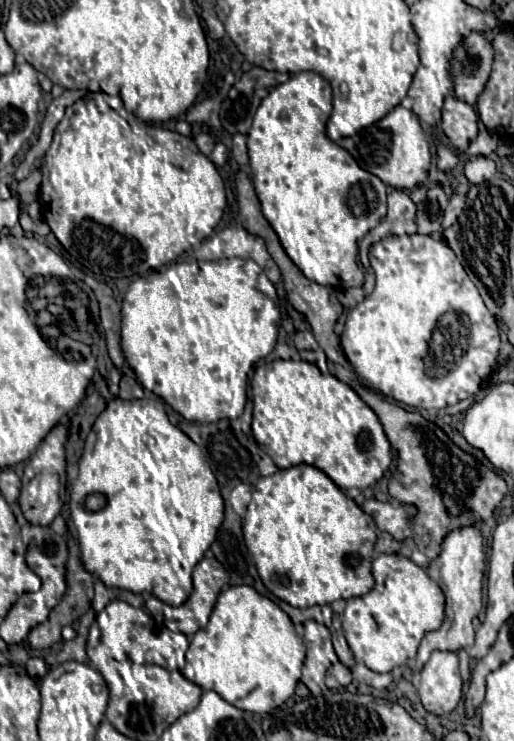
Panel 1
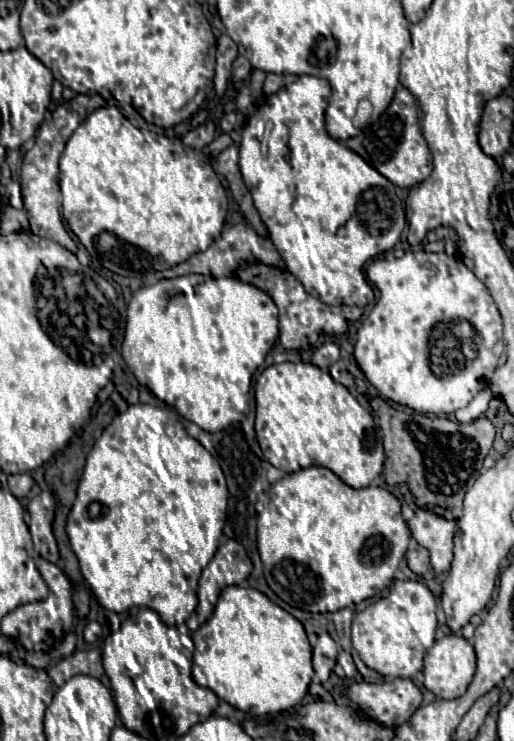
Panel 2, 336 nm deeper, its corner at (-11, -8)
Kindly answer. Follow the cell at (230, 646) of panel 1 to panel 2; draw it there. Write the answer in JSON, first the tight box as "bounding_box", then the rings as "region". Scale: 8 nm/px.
{"bounding_box":[191,587,313,717],"region":[[[225,587],[219,595],[211,619],[207,619],[191,635],[191,639],[194,643],[192,676],[195,682],[211,689],[219,699],[249,715],[259,717],[285,711],[295,707],[307,693],[313,677],[313,665],[311,645],[303,625],[253,587]]]}

